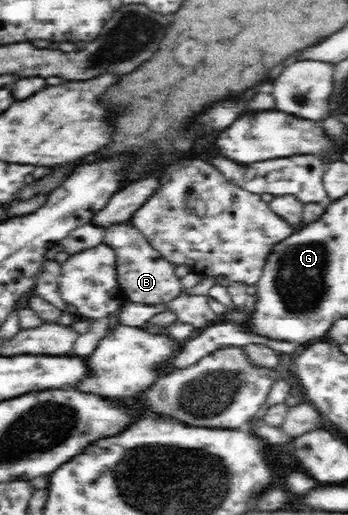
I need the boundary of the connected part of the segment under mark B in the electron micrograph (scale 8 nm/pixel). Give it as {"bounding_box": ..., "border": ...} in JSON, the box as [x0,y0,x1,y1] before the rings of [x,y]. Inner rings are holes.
{"bounding_box":[104,224,183,306],"border":[[[129,224],[115,226],[111,230],[105,230],[104,243],[116,254],[114,266],[116,282],[120,295],[127,303],[161,306],[181,296],[183,284],[181,278],[175,274],[176,265],[161,257],[139,230]]]}

